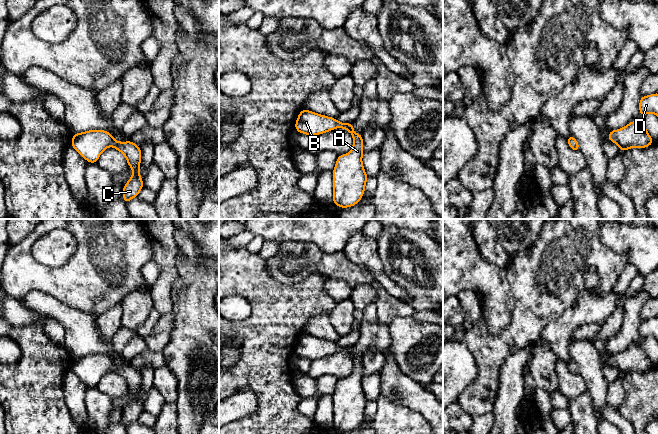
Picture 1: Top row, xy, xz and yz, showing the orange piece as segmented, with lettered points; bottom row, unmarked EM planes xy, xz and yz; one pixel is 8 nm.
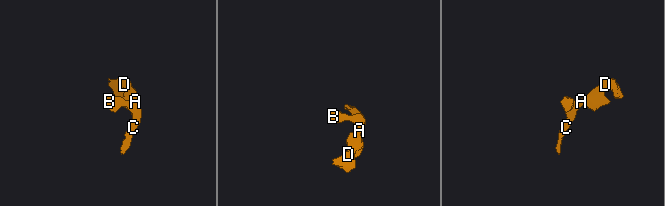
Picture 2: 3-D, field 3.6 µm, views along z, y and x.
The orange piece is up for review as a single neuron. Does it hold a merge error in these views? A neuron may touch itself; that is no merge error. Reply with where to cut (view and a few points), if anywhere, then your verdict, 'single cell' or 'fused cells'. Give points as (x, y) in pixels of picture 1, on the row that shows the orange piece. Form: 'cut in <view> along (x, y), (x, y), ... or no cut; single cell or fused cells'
no cut; single cell

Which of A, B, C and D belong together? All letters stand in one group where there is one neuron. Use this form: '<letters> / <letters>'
A B C D

